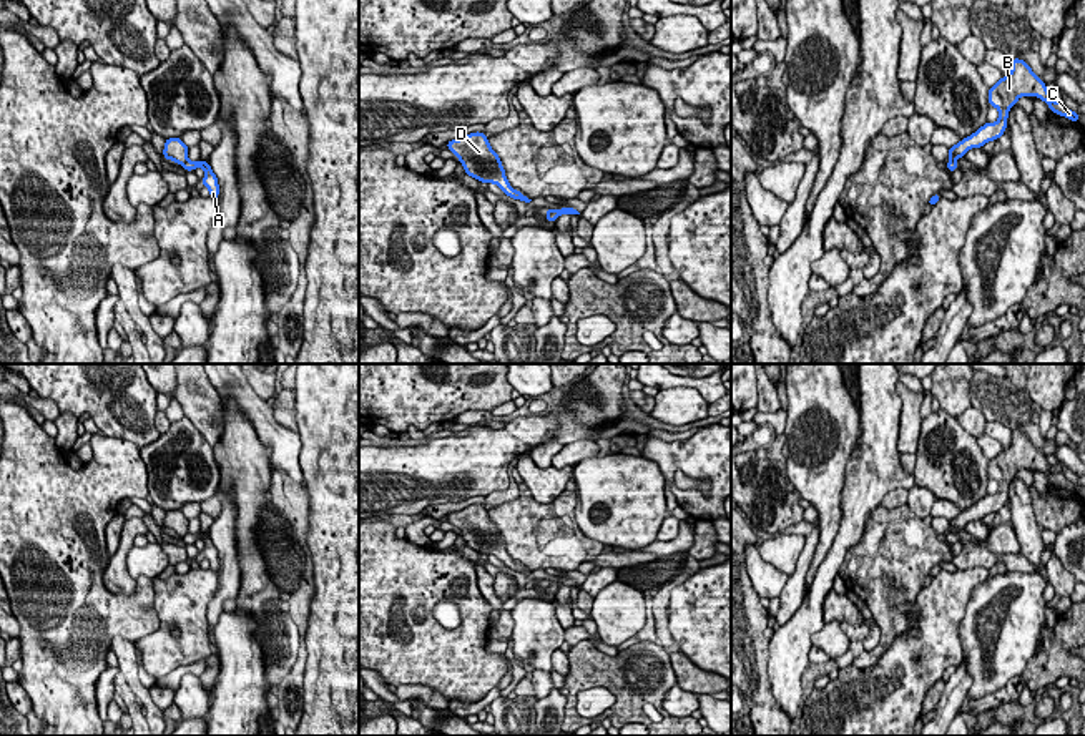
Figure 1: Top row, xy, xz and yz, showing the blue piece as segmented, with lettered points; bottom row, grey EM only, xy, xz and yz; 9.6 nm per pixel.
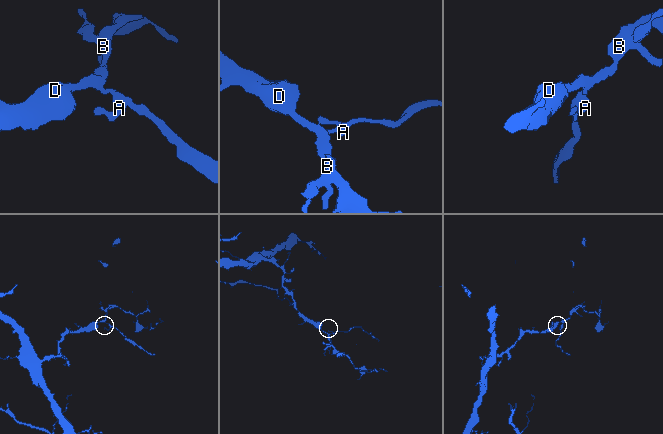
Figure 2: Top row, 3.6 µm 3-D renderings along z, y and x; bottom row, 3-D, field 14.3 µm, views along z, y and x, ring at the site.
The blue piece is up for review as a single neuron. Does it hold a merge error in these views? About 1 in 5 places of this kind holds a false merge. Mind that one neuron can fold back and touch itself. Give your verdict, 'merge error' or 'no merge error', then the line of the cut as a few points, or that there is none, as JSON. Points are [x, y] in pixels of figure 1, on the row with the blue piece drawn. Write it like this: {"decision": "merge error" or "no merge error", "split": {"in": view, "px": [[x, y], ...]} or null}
{"decision": "merge error", "split": {"in": "xy", "px": [[186, 160], [181, 165]]}}

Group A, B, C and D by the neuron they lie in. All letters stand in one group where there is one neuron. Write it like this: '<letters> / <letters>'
A / B C D

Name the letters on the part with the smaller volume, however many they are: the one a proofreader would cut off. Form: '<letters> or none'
A

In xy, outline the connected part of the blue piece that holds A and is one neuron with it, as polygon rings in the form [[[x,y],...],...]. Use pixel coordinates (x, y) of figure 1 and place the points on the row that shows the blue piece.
[[[198,159],[198,161],[186,161],[184,164],[183,164],[183,168],[186,169],[186,171],[193,171],[193,169],[196,169],[196,168],[203,168],[204,169],[204,178],[201,179],[201,184],[204,184],[208,189],[209,189],[209,196],[211,198],[214,198],[214,199],[218,199],[218,196],[219,196],[219,184],[218,184],[218,178],[216,178],[216,174],[213,173],[213,169],[211,169],[211,166],[209,166],[209,163],[208,161],[203,161],[203,159]]]

